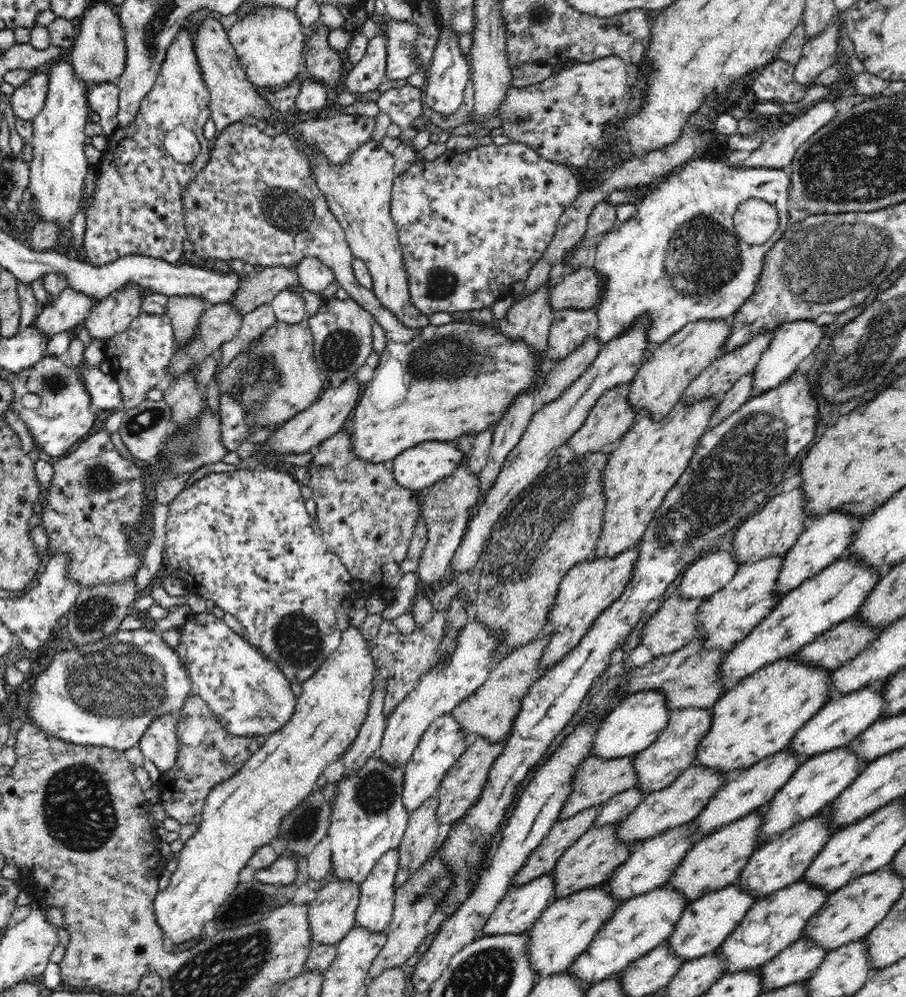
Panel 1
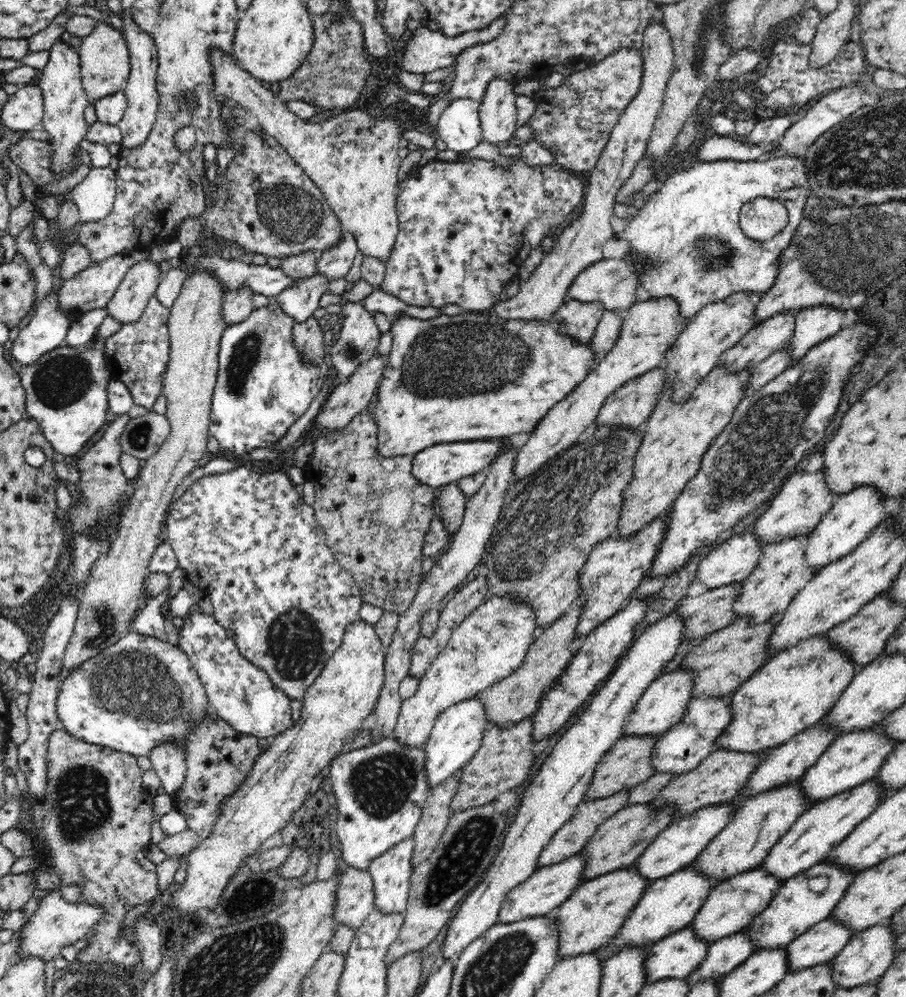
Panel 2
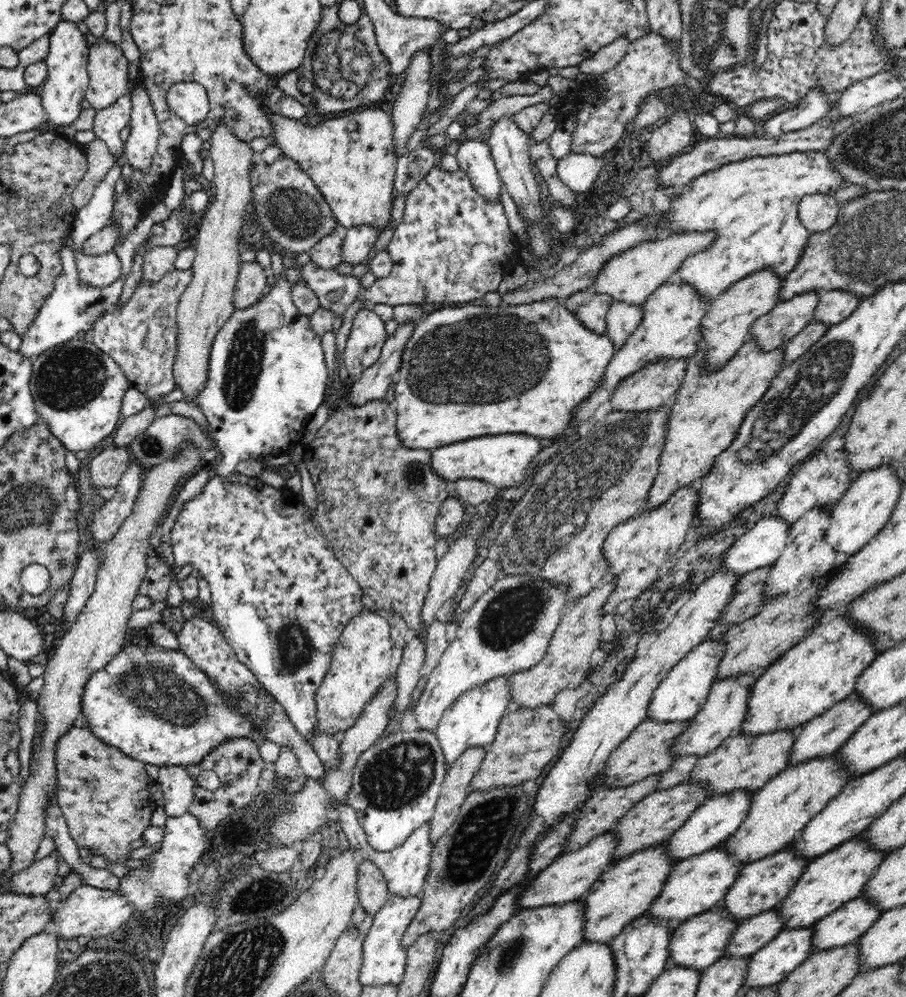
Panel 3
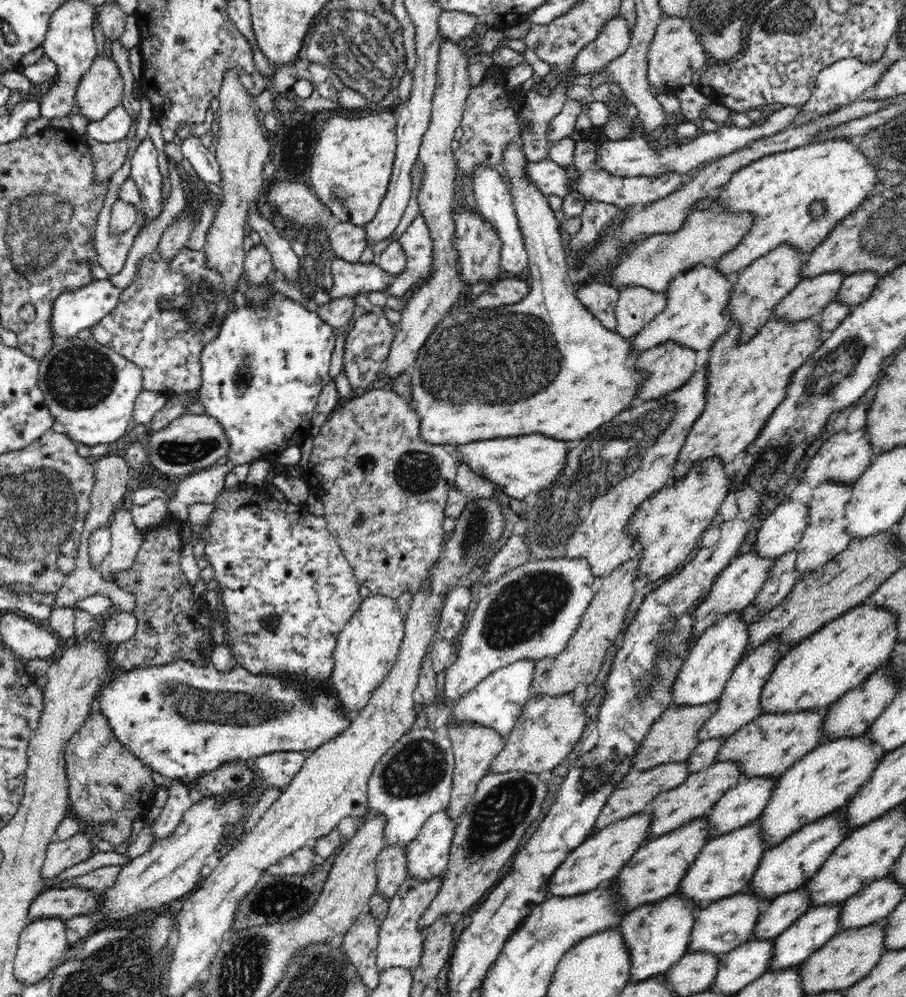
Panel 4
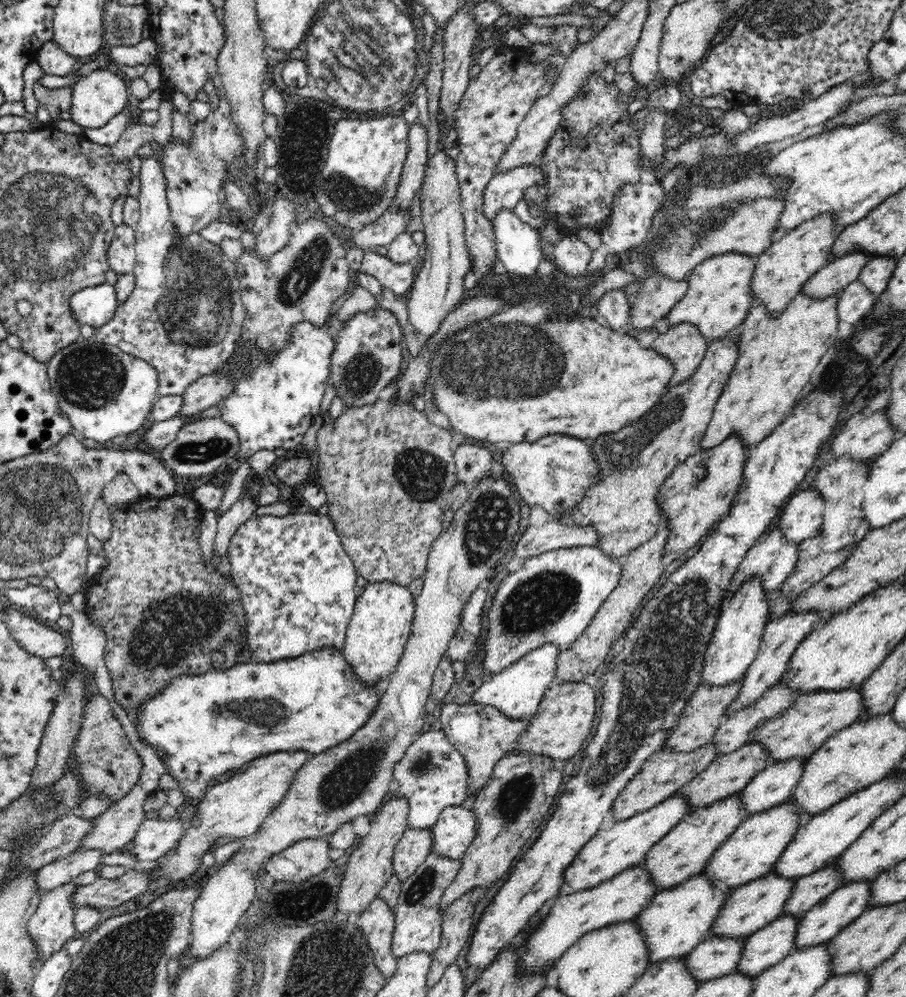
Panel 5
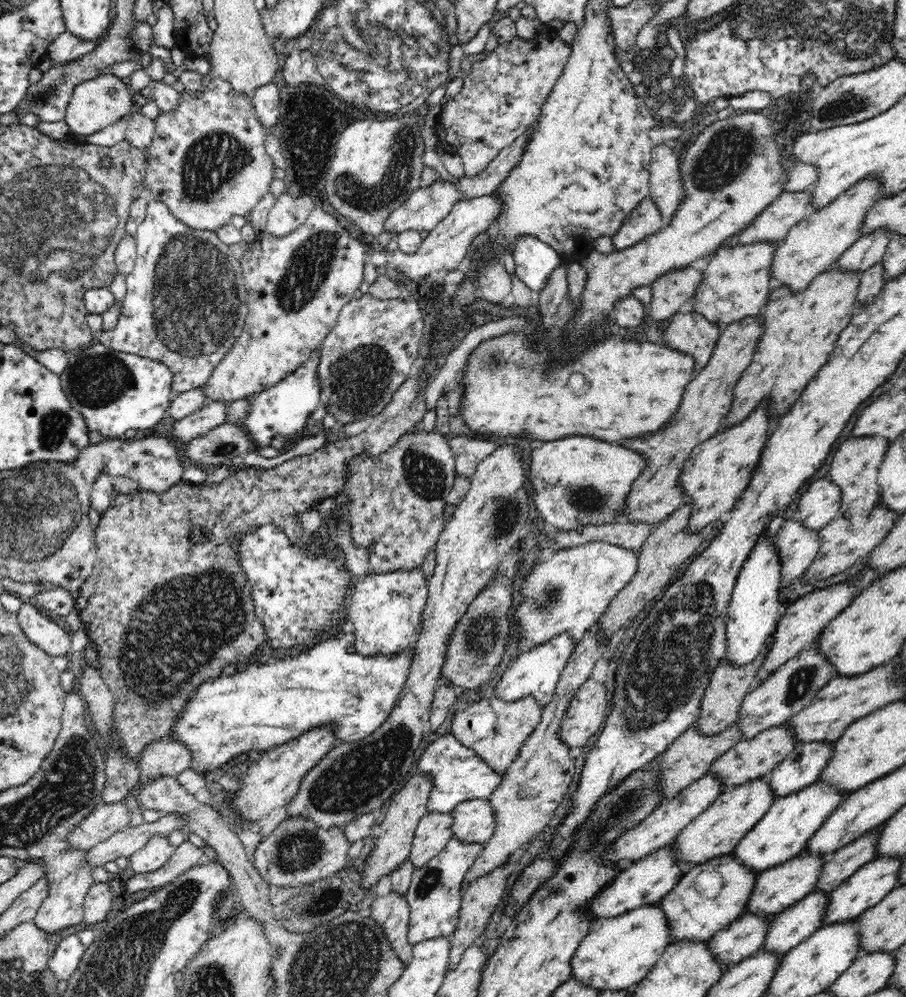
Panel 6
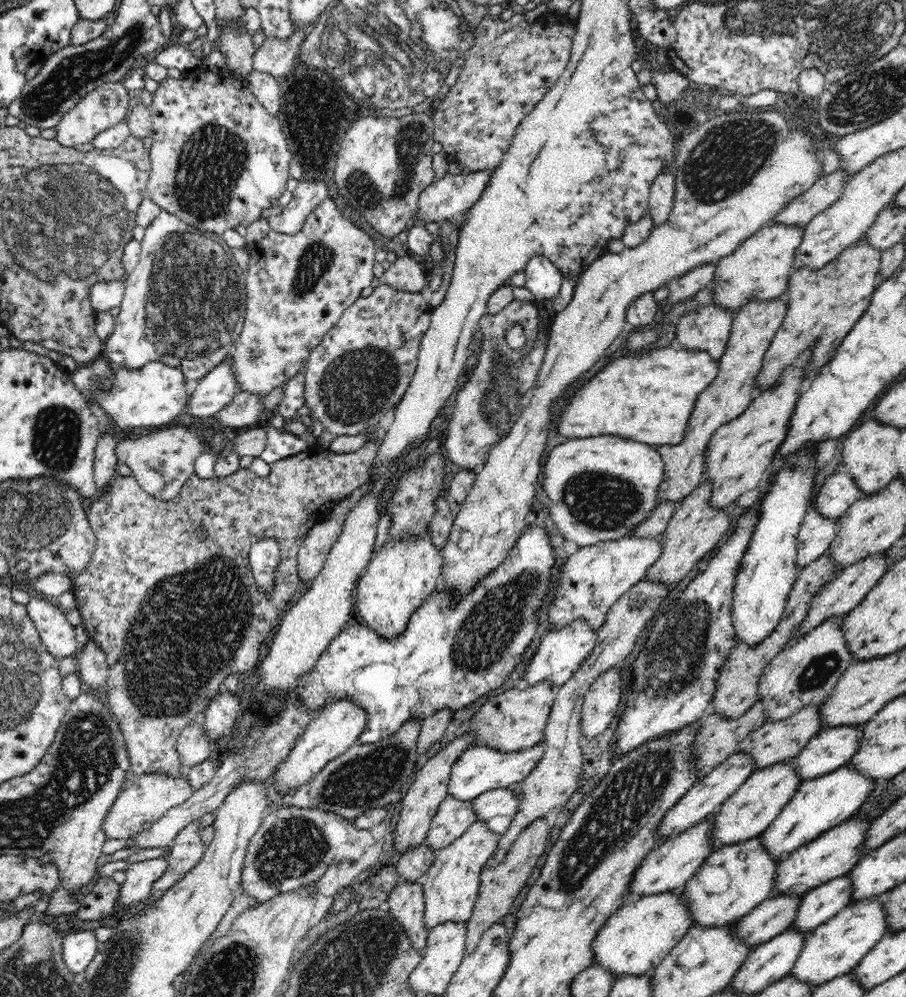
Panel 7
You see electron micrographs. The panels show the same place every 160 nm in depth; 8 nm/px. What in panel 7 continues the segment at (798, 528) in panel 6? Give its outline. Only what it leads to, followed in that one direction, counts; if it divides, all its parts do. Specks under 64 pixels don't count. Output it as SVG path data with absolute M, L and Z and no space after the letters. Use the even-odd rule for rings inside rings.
M811 508L800 524L798 533L797 568L804 568L810 562L823 556L832 546L839 529L840 520L824 517Z

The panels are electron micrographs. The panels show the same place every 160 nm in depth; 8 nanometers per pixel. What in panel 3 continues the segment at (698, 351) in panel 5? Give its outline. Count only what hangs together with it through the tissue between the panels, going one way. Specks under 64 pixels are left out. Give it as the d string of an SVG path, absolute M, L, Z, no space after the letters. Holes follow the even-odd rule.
M656 358L648 362L644 368L636 370L634 374L627 376L616 386L612 404L615 410L632 412L646 409L664 407L672 402L679 392L686 376L688 359L686 358Z

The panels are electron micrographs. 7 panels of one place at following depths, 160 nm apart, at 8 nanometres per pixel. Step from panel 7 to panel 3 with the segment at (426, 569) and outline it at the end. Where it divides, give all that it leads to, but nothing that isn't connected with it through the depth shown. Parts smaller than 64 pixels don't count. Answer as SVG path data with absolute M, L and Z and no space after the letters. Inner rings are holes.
M364 607L344 628L333 650L332 660L322 684L316 691L317 728L336 734L352 728L362 710L392 674L390 623L381 610Z

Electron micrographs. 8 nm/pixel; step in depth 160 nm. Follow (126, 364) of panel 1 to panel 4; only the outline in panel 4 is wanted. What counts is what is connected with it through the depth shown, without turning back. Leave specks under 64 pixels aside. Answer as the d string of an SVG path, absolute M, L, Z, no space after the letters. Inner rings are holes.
M156 246L138 260L134 282L120 293L116 308L91 328L92 338L137 364L143 372L143 387L146 390L171 397L200 388L203 381L200 355L203 348L220 334L225 316L238 307L233 298L234 294L225 292L220 270L207 265L203 249L185 247L174 257L164 258Z

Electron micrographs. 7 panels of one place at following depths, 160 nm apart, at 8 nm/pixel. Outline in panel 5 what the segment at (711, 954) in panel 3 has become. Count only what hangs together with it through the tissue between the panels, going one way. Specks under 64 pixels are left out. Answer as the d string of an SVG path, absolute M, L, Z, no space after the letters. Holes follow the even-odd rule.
M775 871L756 878L732 890L720 914L714 921L710 936L746 936L764 928L783 914L783 908L791 898L796 878L780 876Z

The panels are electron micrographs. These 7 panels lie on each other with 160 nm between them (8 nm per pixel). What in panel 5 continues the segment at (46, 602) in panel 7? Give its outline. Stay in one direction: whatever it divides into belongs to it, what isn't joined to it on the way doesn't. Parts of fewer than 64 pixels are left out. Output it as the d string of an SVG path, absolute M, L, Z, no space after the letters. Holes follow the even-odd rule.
M13 607L7 614L8 629L12 638L31 655L44 659L63 656L66 651L66 633L51 623L25 616L22 610Z

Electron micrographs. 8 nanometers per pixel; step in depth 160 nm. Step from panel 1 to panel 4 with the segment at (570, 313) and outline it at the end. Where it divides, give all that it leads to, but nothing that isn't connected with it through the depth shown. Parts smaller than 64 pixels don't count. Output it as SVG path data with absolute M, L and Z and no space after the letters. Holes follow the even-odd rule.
M585 283L577 286L576 295L608 330L615 330L615 308L619 299L619 288L606 283Z

